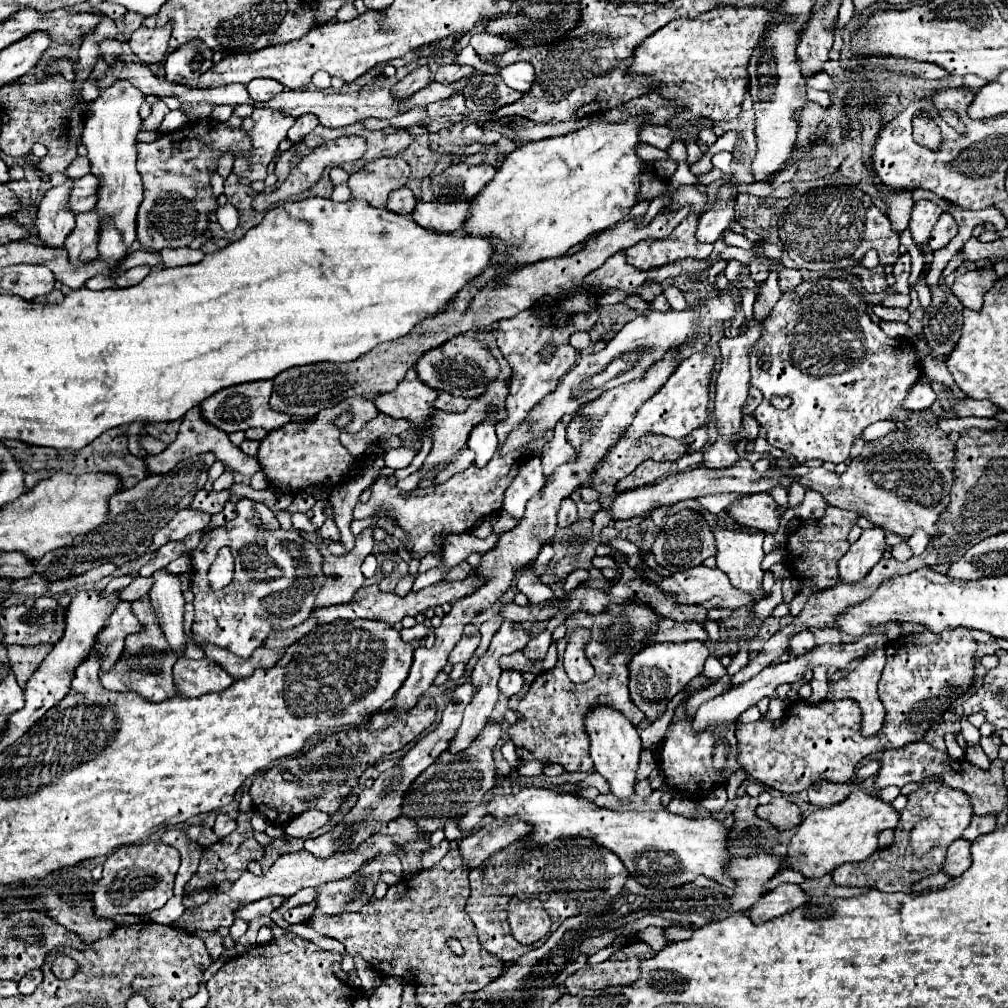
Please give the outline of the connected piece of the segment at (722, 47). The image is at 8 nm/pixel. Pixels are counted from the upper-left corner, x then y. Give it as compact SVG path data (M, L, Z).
M719 6L693 20L679 18L657 30L635 50L631 74L653 74L653 88L661 88L667 98L681 102L687 110L677 114L669 126L683 126L697 116L711 120L733 120L739 116L741 102L749 90L749 58L763 42L771 24L783 20L783 14L767 8Z

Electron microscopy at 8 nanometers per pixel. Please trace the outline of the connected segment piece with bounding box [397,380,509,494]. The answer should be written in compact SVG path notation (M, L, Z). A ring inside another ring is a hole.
M493 380L489 386L487 386L487 392L481 396L481 400L477 400L467 412L449 412L449 410L435 410L429 418L427 418L427 432L431 436L431 452L427 456L427 460L423 462L423 466L413 472L411 476L407 476L405 480L399 480L397 482L397 488L407 494L407 492L413 492L415 488L419 488L419 482L425 478L425 474L429 474L437 464L445 464L449 462L459 450L465 448L467 444L467 436L471 432L471 424L479 424L479 420L483 420L483 408L487 408L487 404L491 404L491 400L499 400L499 420L503 420L505 412L503 412L503 402L505 402L505 396L507 396L507 382L501 382L501 380Z

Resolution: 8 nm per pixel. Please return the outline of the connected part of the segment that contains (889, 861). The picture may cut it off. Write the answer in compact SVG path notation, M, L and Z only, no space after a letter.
M927 784L909 794L907 808L901 812L899 826L895 828L895 840L889 848L877 850L871 858L857 864L843 864L831 873L835 884L841 886L867 886L885 892L911 892L913 884L925 876L943 870L947 848L955 842L973 818L973 806L969 796L947 786Z

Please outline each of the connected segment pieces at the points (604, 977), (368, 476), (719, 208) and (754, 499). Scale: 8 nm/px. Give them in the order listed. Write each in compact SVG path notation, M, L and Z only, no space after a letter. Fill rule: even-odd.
M643 940L629 942L619 952L611 954L609 960L595 966L585 966L571 974L565 982L565 988L569 990L569 994L577 994L583 988L599 990L607 986L631 984L639 976L639 960L651 958L653 954L653 948Z
M379 448L379 456L375 456L375 464L367 464L367 468L359 476L355 476L347 484L343 484L343 488L335 488L335 492L329 494L329 502L333 504L335 524L341 532L341 542L347 548L347 552L353 548L353 540L355 540L349 530L349 524L353 520L353 516L351 516L353 506L357 504L361 492L373 484L373 480L377 478L381 468L383 468L383 448Z
M729 184L721 186L717 192L717 202L709 206L709 210L703 212L697 224L697 240L699 242L715 242L721 238L723 230L727 228L729 220L733 218L735 212L735 198L737 190L733 190Z
M751 494L731 504L731 516L735 516L739 524L775 534L779 530L783 510L777 506L771 494Z

